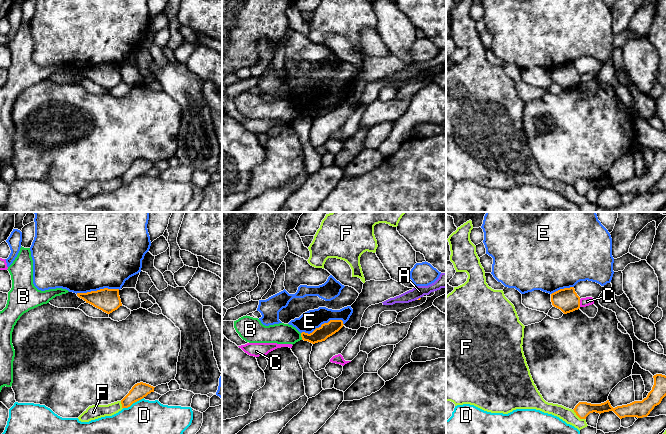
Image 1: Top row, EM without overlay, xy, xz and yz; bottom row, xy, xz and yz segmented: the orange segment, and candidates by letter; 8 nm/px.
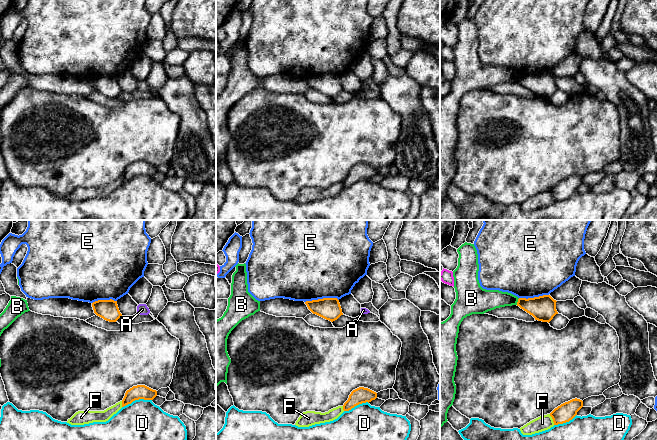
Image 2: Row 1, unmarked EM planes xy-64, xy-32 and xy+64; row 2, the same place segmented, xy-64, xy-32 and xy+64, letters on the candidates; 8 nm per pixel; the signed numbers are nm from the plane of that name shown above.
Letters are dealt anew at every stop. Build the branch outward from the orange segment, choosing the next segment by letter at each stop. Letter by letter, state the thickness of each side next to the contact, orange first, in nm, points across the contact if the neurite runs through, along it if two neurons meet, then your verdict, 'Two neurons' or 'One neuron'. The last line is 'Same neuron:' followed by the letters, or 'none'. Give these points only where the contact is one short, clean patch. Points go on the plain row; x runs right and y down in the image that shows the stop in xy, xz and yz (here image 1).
A: Thickness 20 nm (orange) against 110 nm. Boundary: xz (420, 73), (418, 75). Two neurons
B: Thickness 120 nm (orange) against 170 nm. Boundary: xz (300, 109), (302, 115). Two neurons
C: Thickness 190 nm (orange) against 70 nm. Two neurons
D: Thickness 130 nm (orange) against 480 nm. Two neurons
E: Thickness 120 nm (orange) against 160 nm. Two neurons
F: Thickness 120 nm (orange) against 110 nm. Two neurons
Same neuron: none

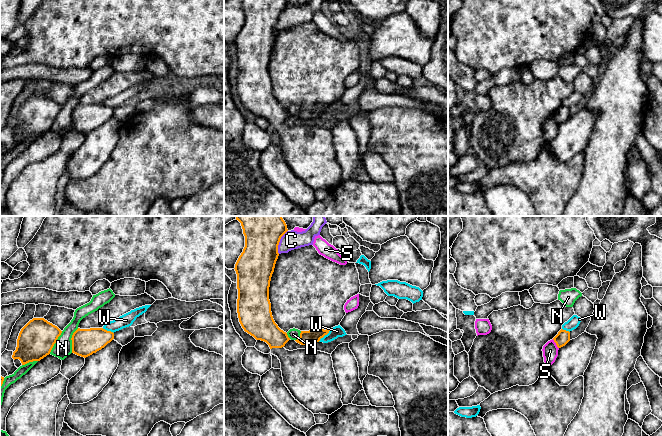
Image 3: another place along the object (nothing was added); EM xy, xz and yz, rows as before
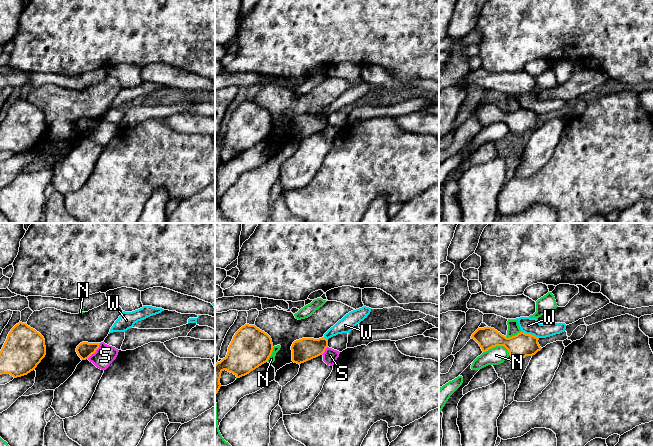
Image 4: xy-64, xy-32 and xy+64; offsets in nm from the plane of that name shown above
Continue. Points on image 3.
C: Thickness 280 nm (orange) against 150 nm. Boundary: xz (287, 6), (280, 15), (278, 29). Two neurons
N: Thickness 220 nm (orange) against 150 nm. Two neurons
S: Thickness 110 nm (orange) against 130 nm. Two neurons
W: Thickness 110 nm (orange) against 90 nm. Boundary: xz (331, 105), (318, 117). Two neurons
Same neuron: none

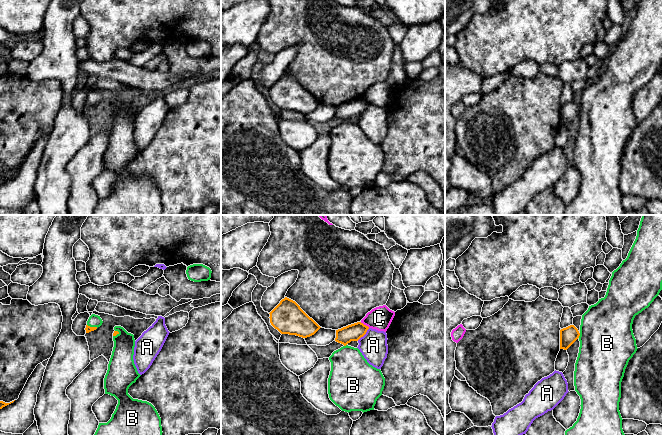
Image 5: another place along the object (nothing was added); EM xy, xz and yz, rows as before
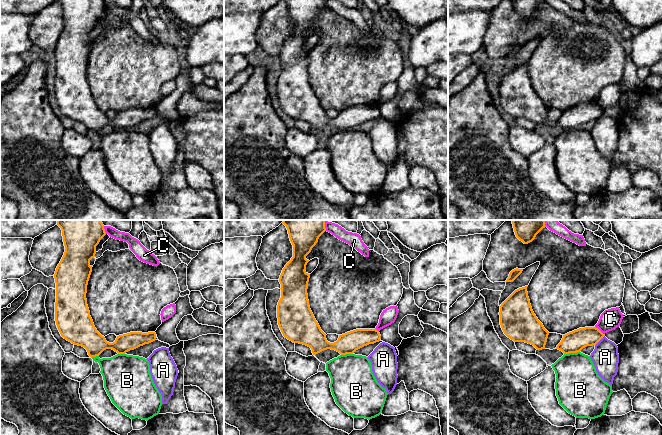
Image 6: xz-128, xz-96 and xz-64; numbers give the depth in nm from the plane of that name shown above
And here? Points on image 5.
A: Thickness 140 nm (orange) against 220 nm. Boundary: xz (369, 104), (357, 116). Two neurons
B: Thickness 140 nm (orange) against 440 nm. One neuron
C: Thickness 140 nm (orange) against 190 nm. Two neurons
Same neuron: B

